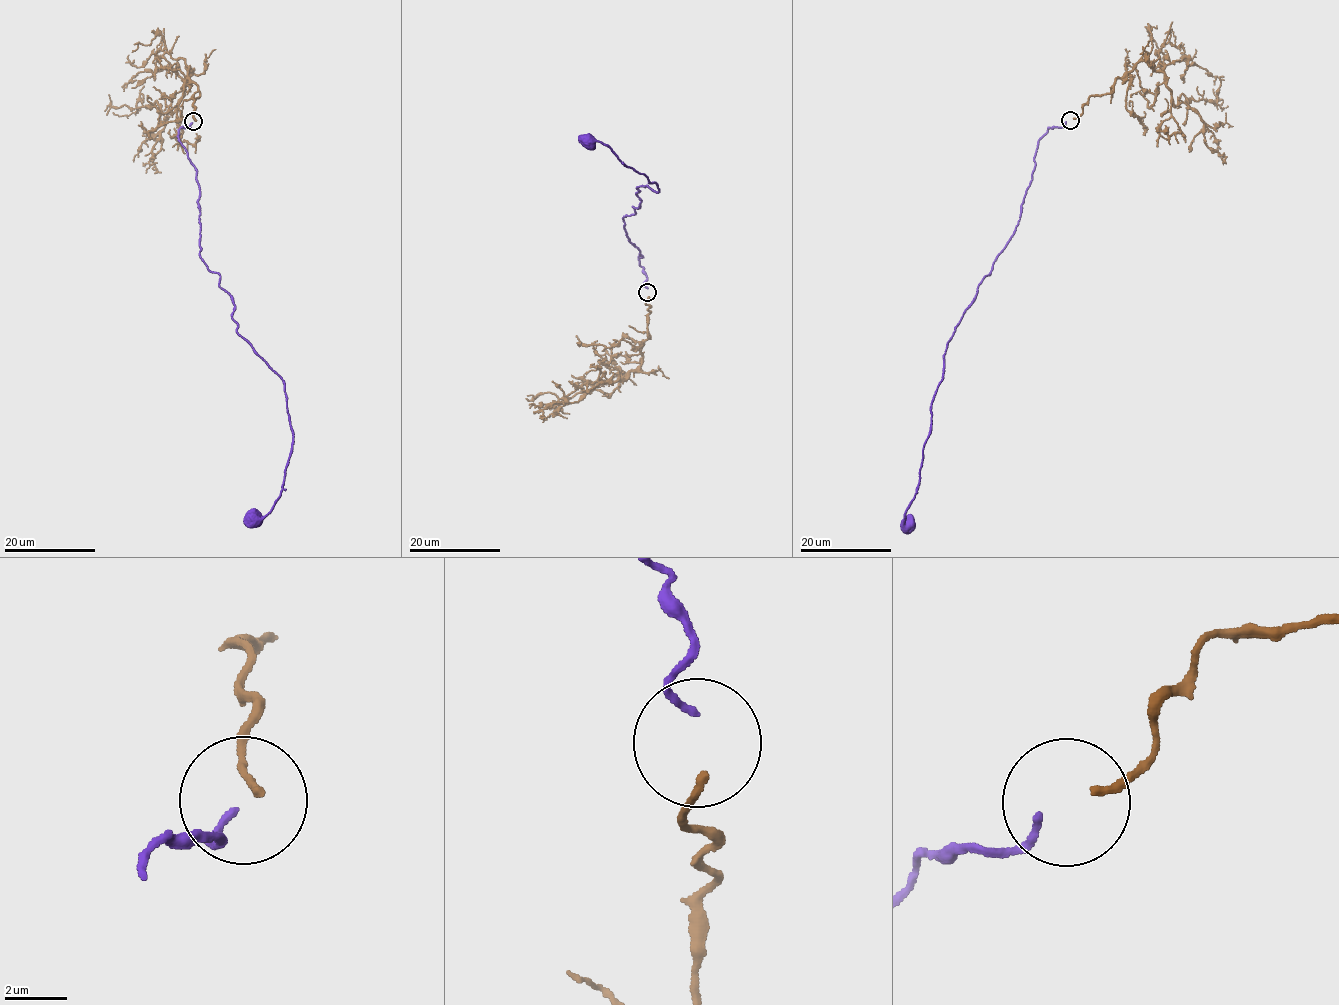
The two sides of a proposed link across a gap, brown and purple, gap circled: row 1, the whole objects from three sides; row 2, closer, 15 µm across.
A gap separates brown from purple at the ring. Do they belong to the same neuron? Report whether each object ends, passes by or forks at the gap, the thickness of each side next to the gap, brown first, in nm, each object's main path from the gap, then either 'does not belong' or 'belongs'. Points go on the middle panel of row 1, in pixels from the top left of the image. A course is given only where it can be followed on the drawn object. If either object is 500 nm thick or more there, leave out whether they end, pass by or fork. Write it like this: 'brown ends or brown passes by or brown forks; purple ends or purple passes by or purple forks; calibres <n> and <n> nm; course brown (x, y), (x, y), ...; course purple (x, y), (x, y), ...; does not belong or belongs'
brown ends; purple ends; calibres 280 and 240 nm; course brown (648, 296), (650, 336), (640, 350), (641, 364), (626, 379), (588, 381), (560, 398), (550, 392), (526, 398); course purple (647, 288), (623, 217), (639, 208), (637, 187), (658, 192), (657, 185), (607, 146), (587, 141); belongs

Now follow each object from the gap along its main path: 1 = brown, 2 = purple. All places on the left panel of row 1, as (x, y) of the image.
1: (195, 120), (192, 98), (199, 96), (188, 67), (173, 113), (164, 113), (156, 101), (104, 110)
2: (192, 122), (177, 135), (200, 257), (283, 380), (293, 438), (282, 492), (253, 519)

